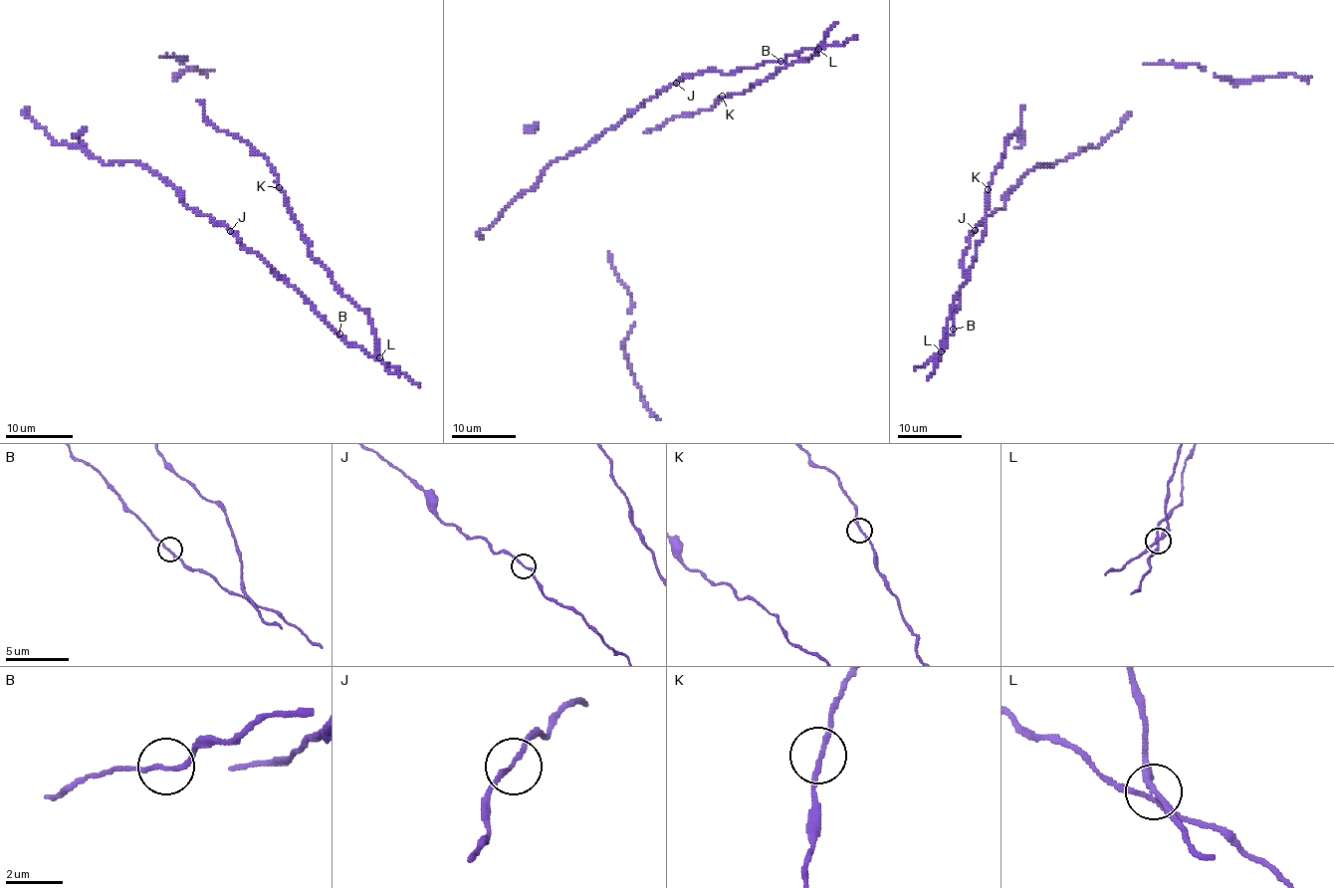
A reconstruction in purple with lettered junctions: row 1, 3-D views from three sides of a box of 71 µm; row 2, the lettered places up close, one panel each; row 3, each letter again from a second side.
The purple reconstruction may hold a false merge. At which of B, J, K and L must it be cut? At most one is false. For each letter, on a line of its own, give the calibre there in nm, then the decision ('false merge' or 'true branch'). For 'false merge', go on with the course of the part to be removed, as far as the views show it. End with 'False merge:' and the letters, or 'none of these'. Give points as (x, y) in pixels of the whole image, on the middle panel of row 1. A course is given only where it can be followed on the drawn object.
B: calibre 160 nm; true branch
J: calibre 150 nm; true branch
K: calibre 170 nm; true branch
L: calibre 240 nm; true branch
False merge: none of these

